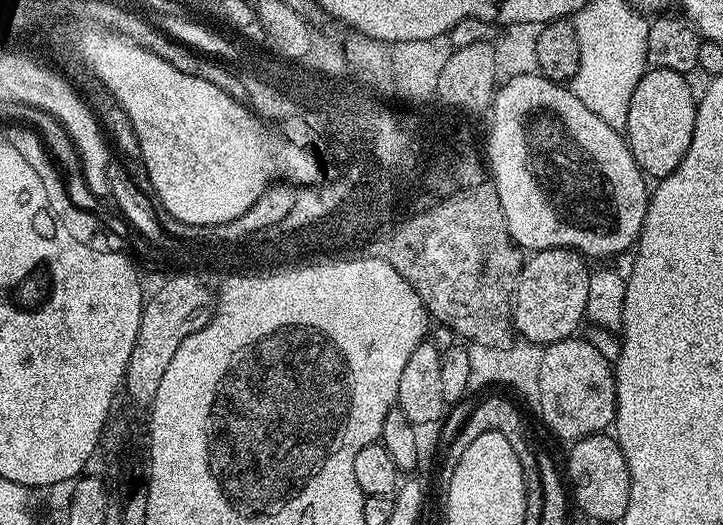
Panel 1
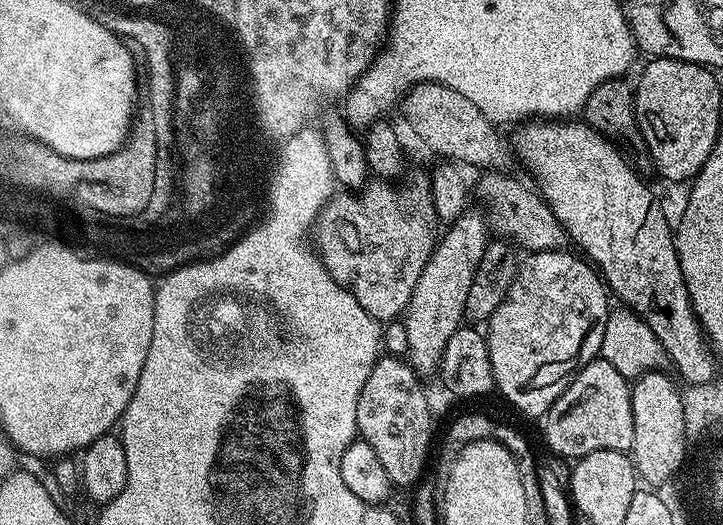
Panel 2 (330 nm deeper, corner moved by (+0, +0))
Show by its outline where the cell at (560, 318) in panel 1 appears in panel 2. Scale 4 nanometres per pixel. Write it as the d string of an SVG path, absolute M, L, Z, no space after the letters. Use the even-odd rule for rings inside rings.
M561 250L558 252L534 252L527 257L528 261L521 263L516 269L516 277L512 279L510 290L506 294L506 298L502 302L502 306L498 306L498 310L494 310L494 314L486 321L486 335L488 337L488 349L490 350L490 366L494 366L494 378L496 379L496 388L501 392L514 407L520 412L525 412L528 416L543 417L547 413L548 407L552 405L557 398L560 397L561 389L555 388L555 384L567 381L569 377L580 371L584 365L600 356L600 347L602 346L603 335L606 329L606 322L610 313L610 293L597 269L593 267L587 259L581 258L579 255L571 256L571 251Z

